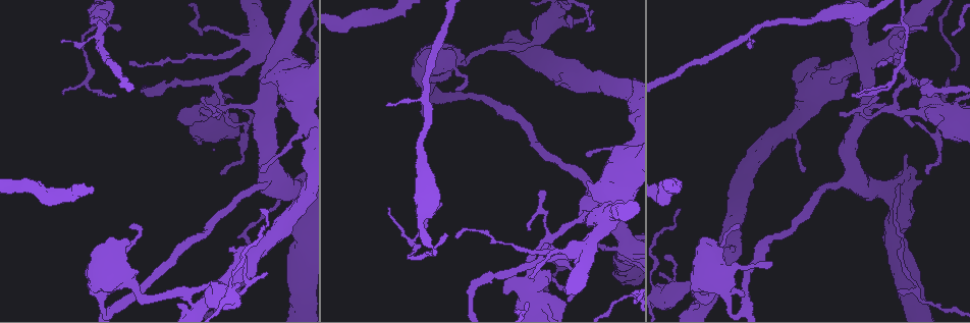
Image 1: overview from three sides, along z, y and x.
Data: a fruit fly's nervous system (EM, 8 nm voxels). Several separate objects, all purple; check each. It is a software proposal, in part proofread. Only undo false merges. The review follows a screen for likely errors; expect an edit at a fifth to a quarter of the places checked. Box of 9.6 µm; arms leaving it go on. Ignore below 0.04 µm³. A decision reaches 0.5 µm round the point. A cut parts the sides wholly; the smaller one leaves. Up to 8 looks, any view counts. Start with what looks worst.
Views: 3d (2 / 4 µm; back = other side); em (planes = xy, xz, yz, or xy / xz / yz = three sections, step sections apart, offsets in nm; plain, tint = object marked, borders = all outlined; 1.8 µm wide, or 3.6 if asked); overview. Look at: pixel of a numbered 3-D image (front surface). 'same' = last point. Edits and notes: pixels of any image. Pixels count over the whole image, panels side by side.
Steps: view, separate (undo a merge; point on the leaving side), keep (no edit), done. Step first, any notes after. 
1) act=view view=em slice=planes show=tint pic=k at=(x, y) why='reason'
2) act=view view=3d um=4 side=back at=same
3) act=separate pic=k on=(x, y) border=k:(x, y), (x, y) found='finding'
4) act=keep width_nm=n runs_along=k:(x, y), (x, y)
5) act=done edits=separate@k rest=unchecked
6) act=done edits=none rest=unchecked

act=view view=em slice=yz step=16 show=tint pic=1 at=(184, 294) why='a fork'

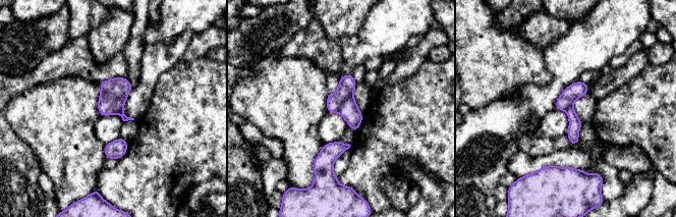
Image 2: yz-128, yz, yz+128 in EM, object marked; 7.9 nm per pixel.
act=view view=em slice=planes show=borders at=same

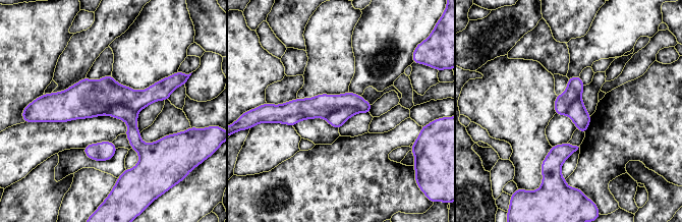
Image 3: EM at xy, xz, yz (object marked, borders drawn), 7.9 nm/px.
act=keep found='all the same neuron'

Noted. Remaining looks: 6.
act=view view=3d um=4 pic=1 at=(277, 61) why='sharp bend'

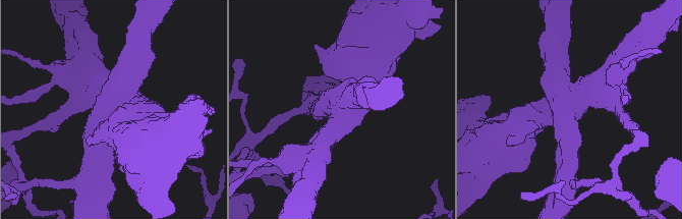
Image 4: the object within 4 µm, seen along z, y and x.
act=view view=em um=3.6 slice=planes show=tint pic=4 at=(566, 108) why='need the tissue'

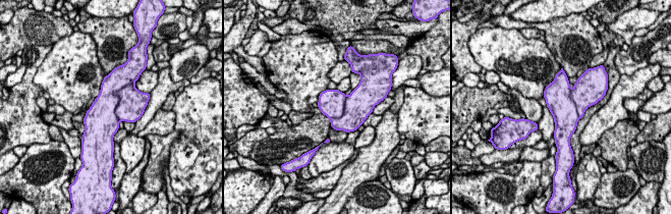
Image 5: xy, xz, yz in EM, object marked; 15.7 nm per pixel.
act=keep width_nm=550 found='one neuron here'

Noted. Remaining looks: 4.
act=view view=3d um=2 pic=1 at=(890, 110) why='touches itself'

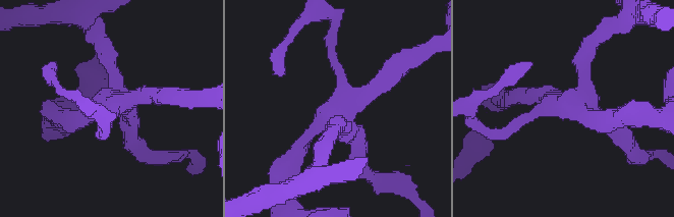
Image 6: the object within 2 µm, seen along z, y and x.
act=view view=em slice=yz step=8 show=tint pic=6 at=(121, 105)

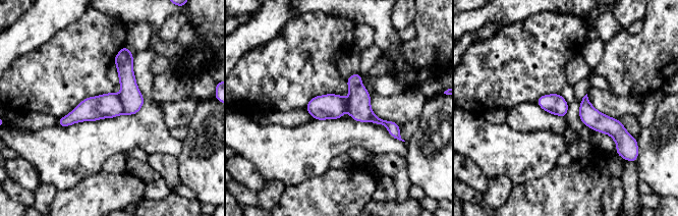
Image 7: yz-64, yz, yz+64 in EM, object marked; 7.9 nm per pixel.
act=view view=em slice=planes show=tint at=same why='another direction'

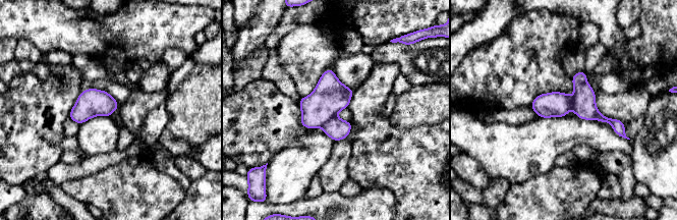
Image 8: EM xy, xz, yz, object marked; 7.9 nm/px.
act=keep runs_along=8:(533, 104), (581, 104), (621, 129) found='one neuron here'

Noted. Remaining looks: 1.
act=done edits=none rest=unchecked

